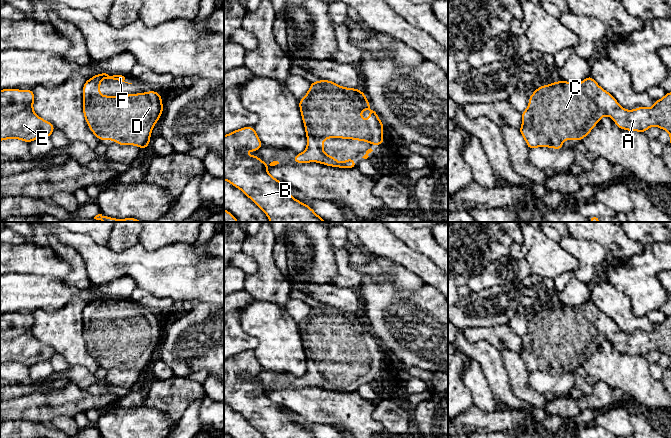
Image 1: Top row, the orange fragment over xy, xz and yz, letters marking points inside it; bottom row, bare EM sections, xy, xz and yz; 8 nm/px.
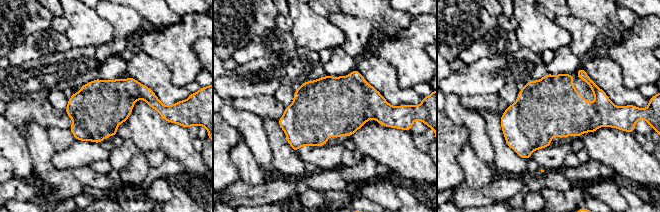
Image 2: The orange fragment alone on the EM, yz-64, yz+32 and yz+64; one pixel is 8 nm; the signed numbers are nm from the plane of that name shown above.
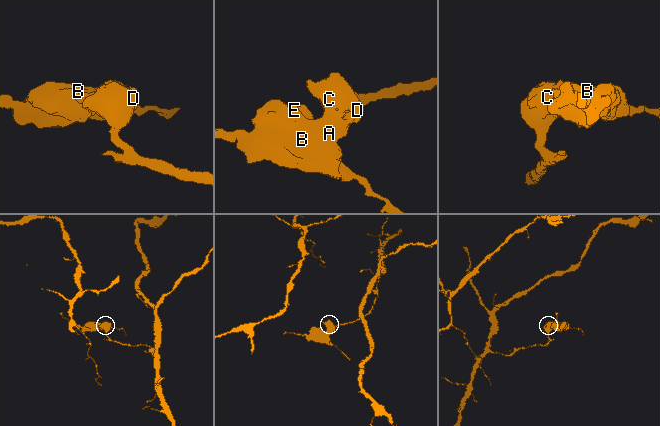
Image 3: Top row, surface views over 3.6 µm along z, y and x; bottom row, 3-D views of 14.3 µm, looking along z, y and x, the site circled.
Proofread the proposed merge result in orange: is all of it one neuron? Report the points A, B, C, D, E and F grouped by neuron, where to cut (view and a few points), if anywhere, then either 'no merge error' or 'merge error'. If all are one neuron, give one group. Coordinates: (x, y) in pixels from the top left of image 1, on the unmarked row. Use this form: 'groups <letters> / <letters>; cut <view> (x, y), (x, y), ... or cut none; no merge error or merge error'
groups A B C D E F; cut none; no merge error

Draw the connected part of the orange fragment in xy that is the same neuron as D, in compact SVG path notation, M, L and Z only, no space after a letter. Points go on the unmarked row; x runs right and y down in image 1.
M97 298L83 310L83 338L87 349L99 364L114 364L118 369L135 369L142 373L150 367L150 359L155 347L163 337L162 321L156 315L146 317L104 320L100 318L100 305L113 303L125 306L122 299Z

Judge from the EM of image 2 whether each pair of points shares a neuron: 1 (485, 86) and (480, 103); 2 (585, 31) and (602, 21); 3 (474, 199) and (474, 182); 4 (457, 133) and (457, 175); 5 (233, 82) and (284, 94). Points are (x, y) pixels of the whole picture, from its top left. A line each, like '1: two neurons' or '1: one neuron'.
1: two neurons
2: two neurons
3: two neurons
4: one neuron
5: two neurons

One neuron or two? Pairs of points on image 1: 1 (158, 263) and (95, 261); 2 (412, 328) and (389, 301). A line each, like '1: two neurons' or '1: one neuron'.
1: one neuron
2: one neuron

